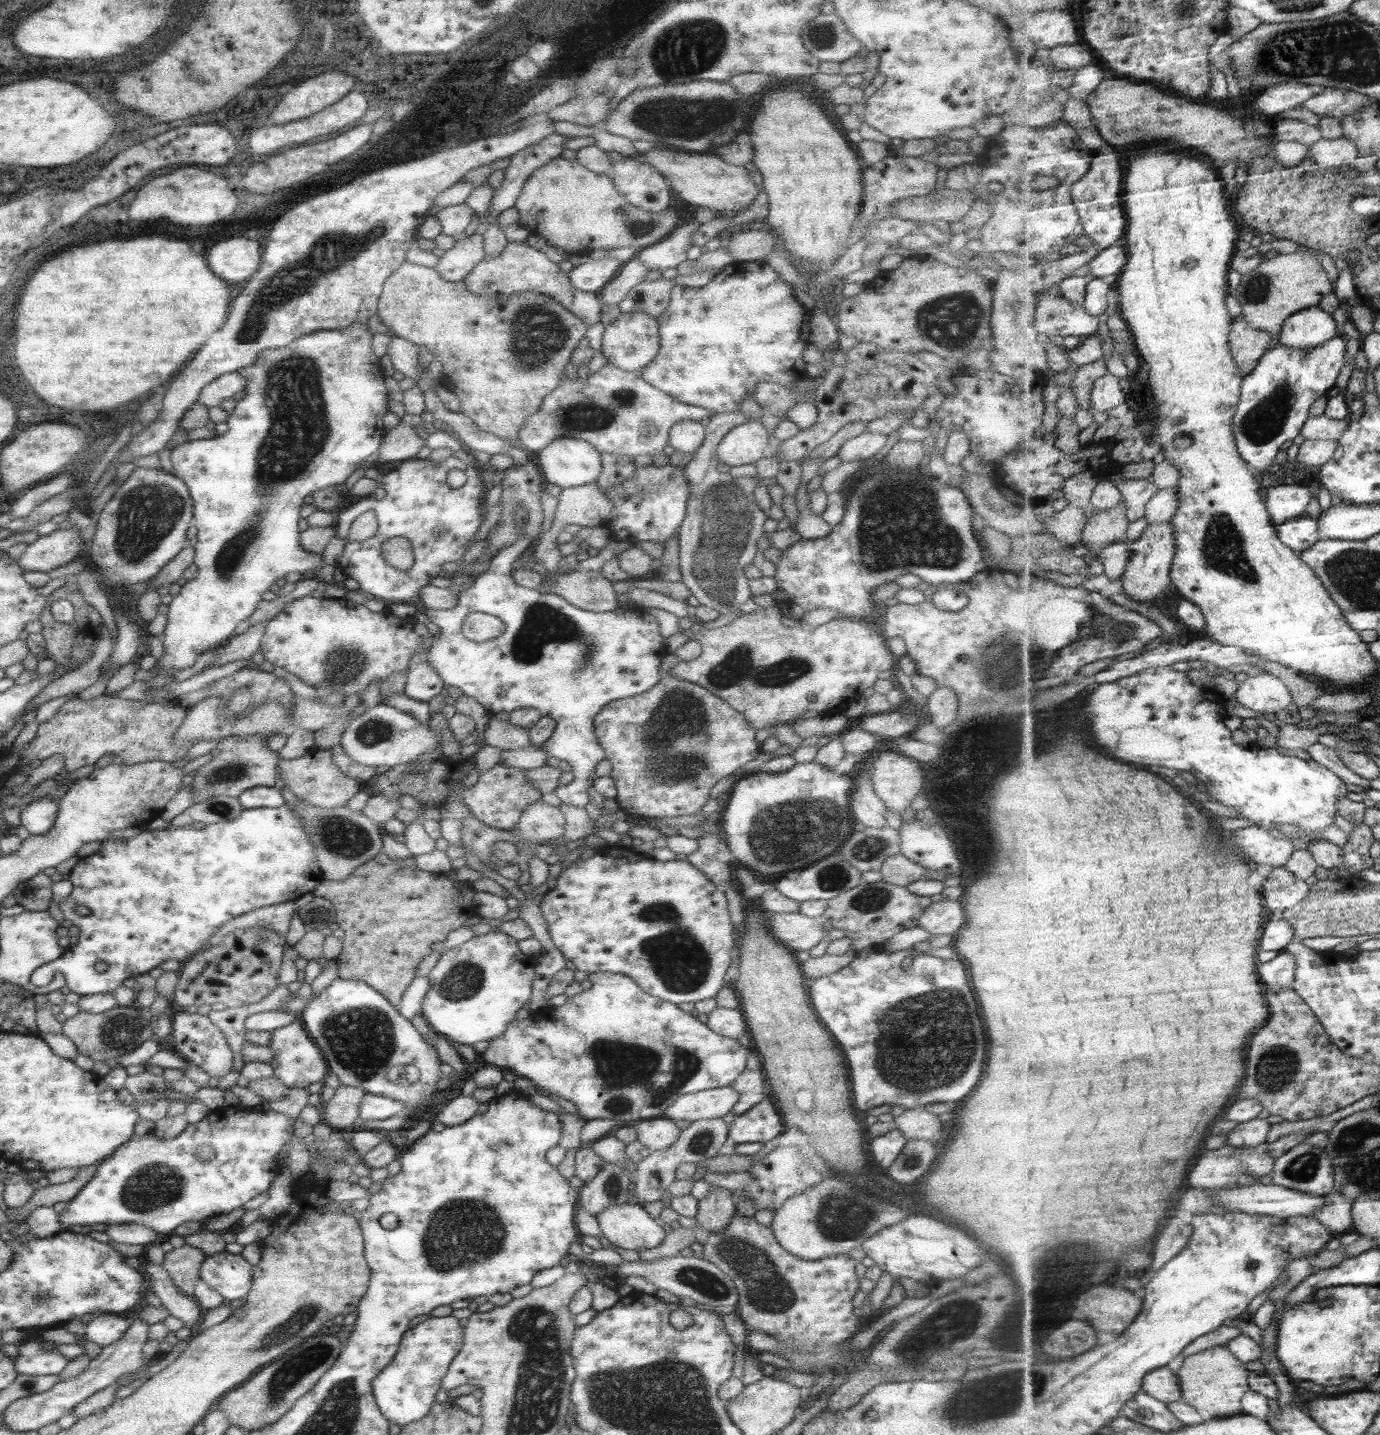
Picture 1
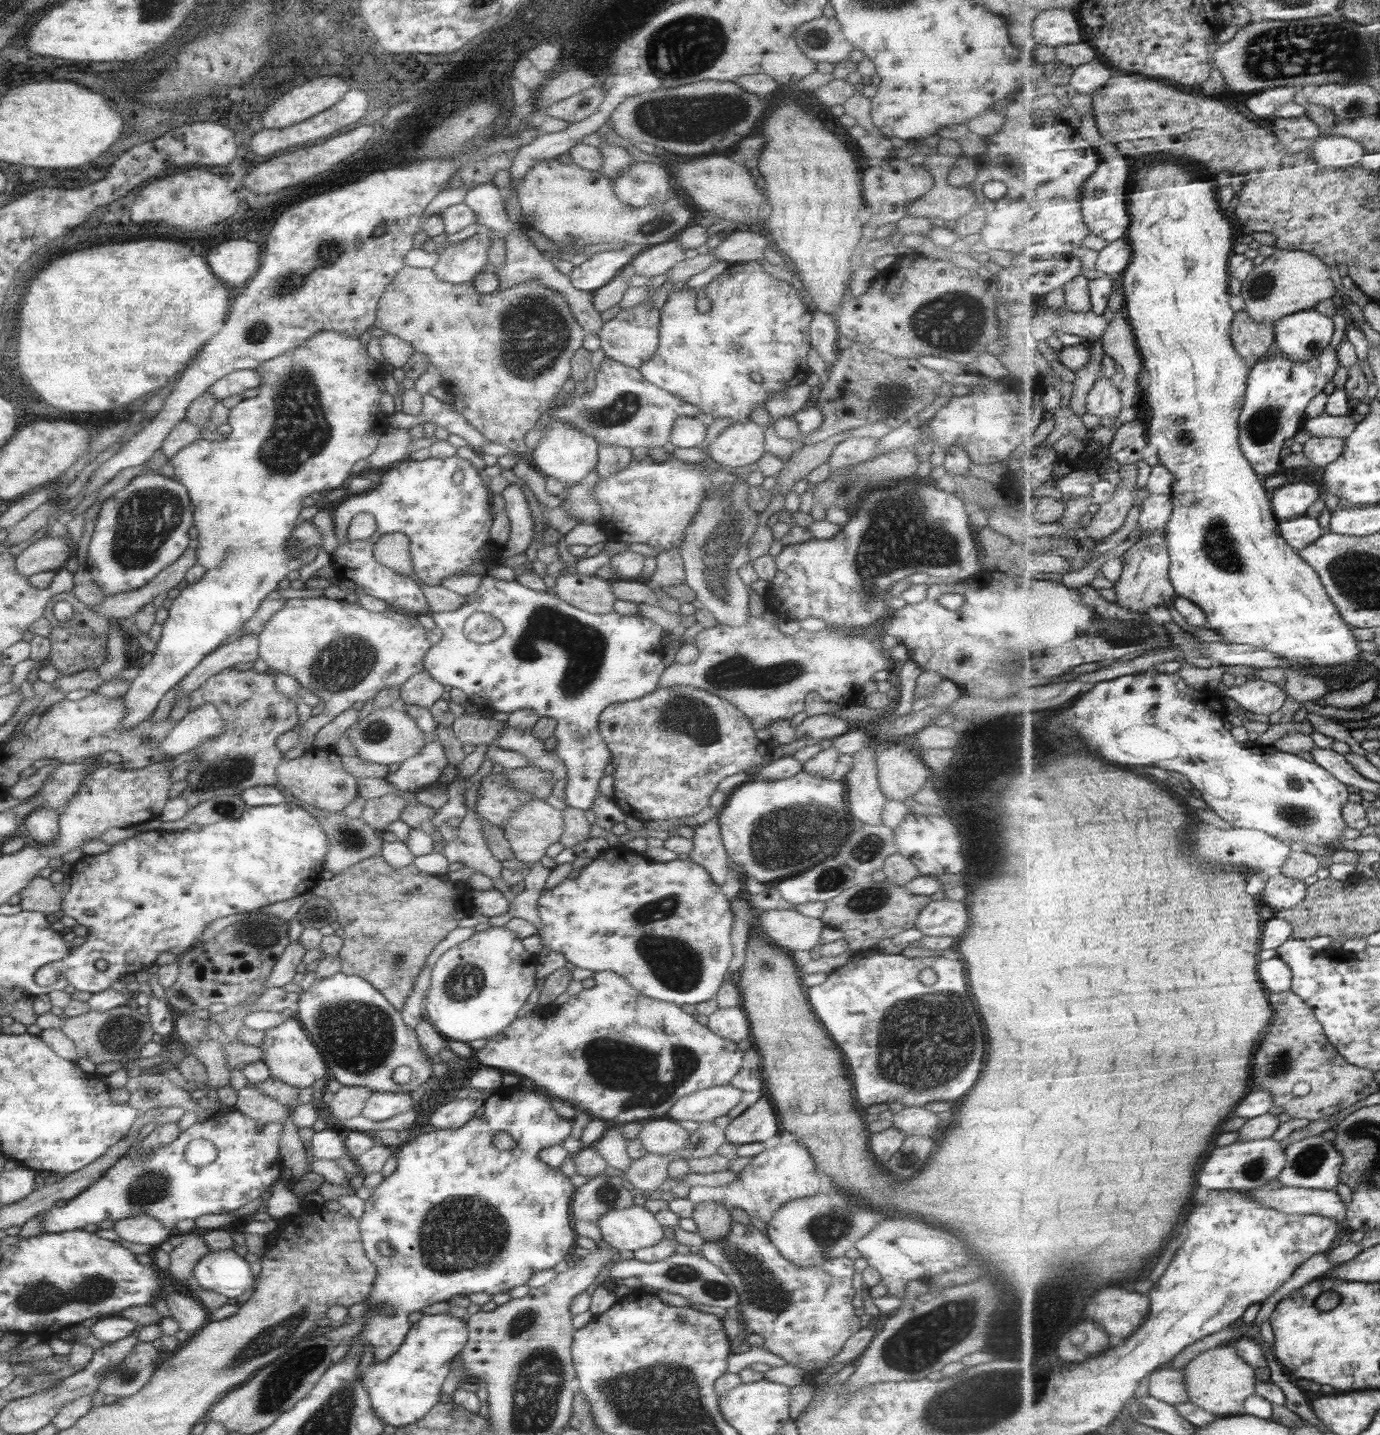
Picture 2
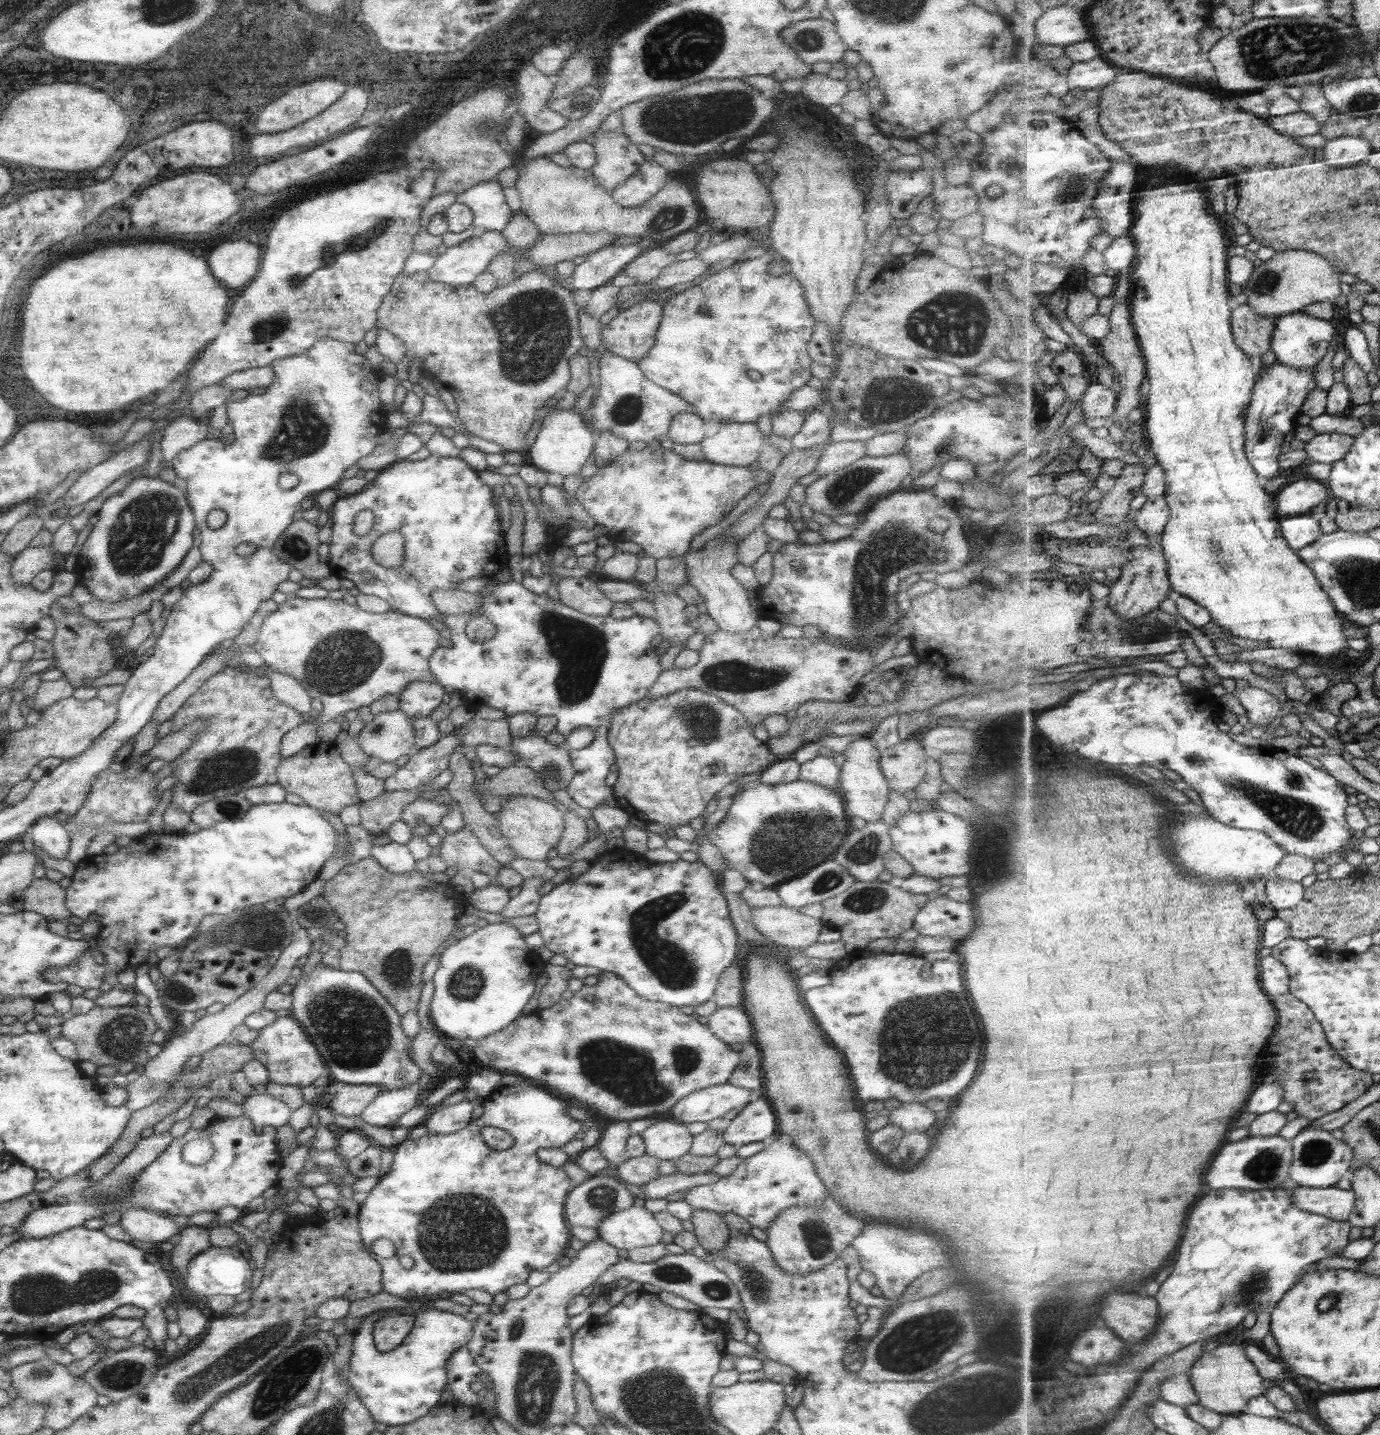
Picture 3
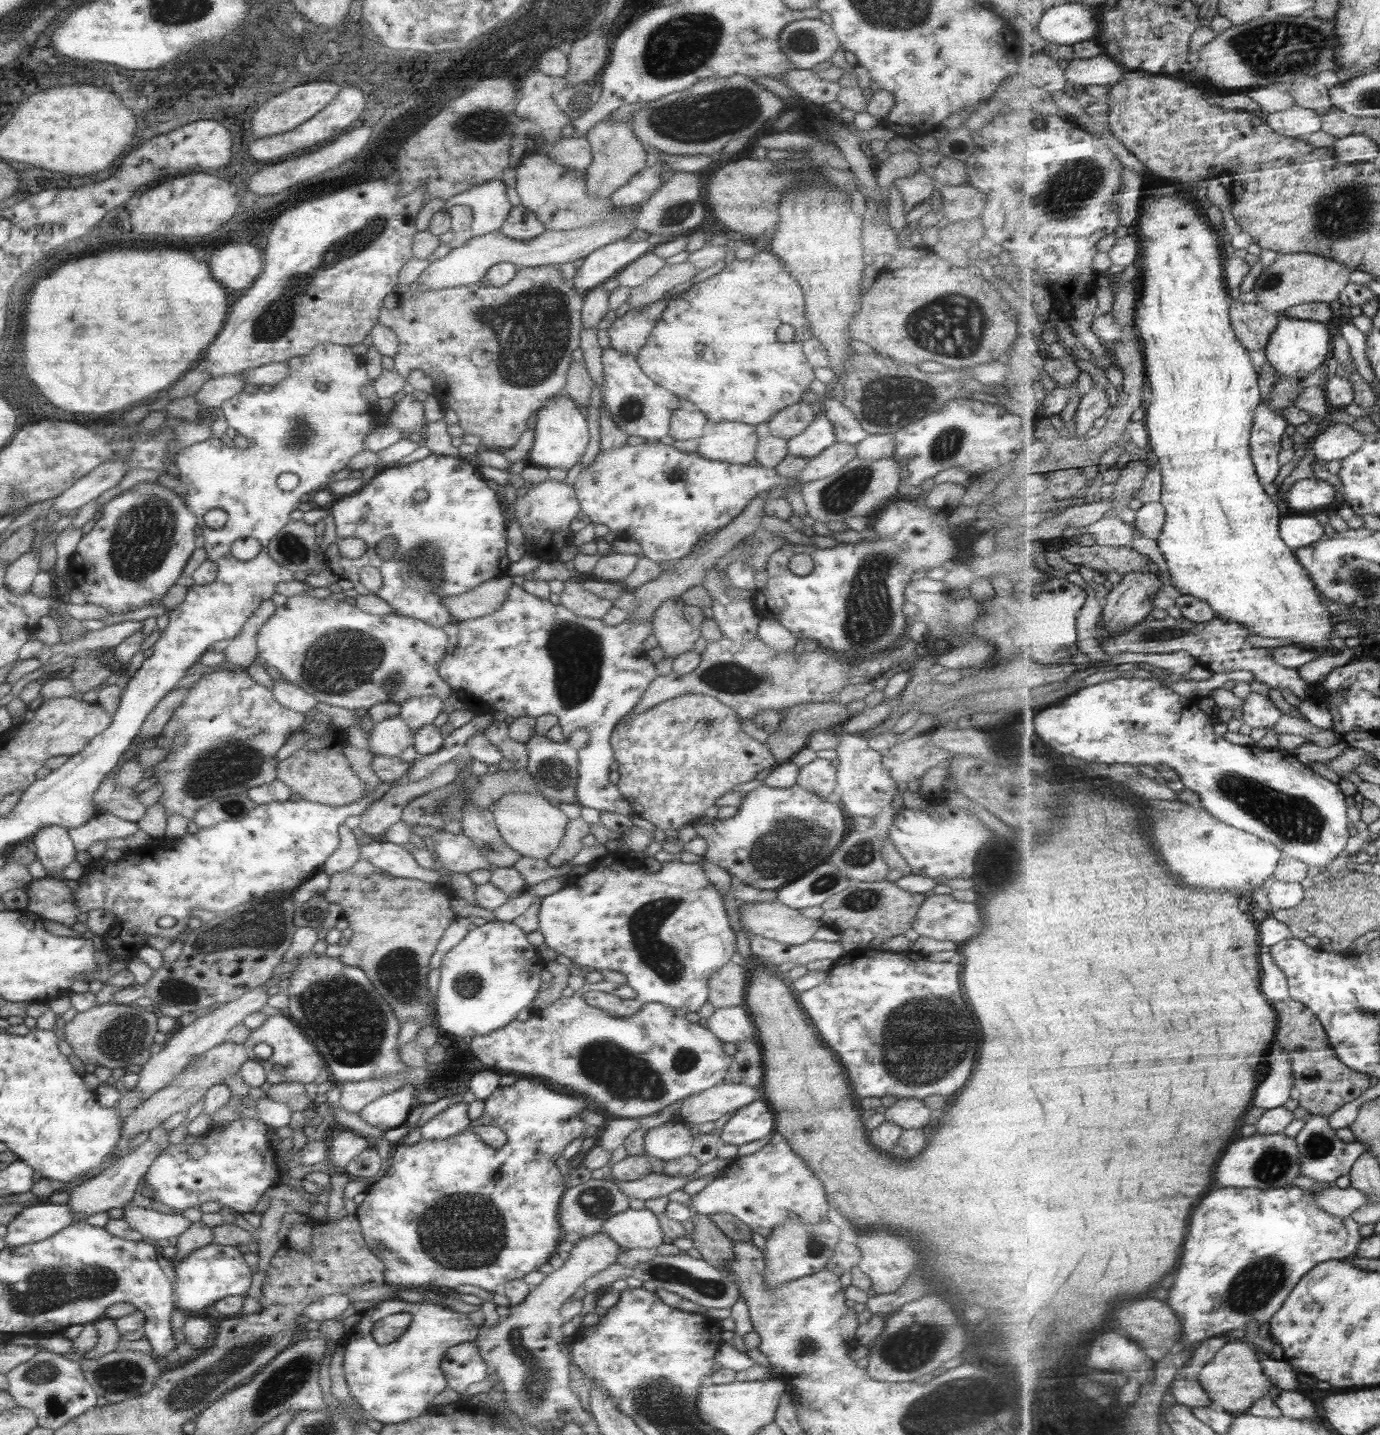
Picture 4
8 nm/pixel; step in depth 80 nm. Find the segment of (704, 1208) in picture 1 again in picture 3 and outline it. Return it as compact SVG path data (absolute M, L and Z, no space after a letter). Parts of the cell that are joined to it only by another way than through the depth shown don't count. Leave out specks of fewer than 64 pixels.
M694 1210L690 1214L693 1235L697 1245L706 1253L717 1253L723 1249L729 1238L729 1231L721 1219L721 1214L707 1210Z

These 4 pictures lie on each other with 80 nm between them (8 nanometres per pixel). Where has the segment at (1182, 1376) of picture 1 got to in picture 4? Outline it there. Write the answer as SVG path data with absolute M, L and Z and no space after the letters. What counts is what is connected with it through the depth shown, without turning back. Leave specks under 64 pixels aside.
M1244 1339L1225 1343L1215 1356L1201 1368L1196 1379L1210 1394L1213 1408L1234 1415L1248 1413L1257 1400L1269 1396L1271 1386L1273 1386L1260 1359L1258 1348Z

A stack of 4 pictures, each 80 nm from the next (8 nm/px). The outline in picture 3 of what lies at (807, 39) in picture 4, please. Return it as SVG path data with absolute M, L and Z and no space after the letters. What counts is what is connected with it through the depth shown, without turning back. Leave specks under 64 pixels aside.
M800 20L786 26L781 32L782 41L790 46L805 64L835 63L841 58L845 45L829 20Z

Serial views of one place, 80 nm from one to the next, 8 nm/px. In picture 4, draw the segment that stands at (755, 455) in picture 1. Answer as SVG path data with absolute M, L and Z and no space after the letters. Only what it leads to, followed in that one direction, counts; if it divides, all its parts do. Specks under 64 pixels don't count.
M719 421L708 424L705 434L697 440L696 452L707 460L747 465L754 457L756 443L753 426Z

